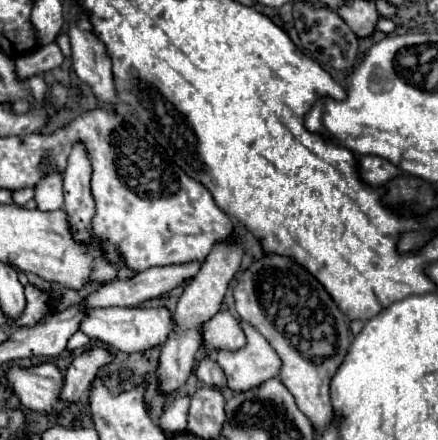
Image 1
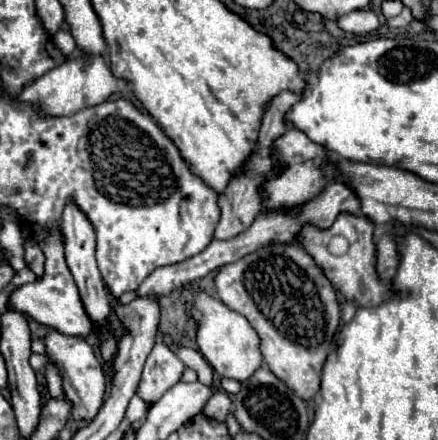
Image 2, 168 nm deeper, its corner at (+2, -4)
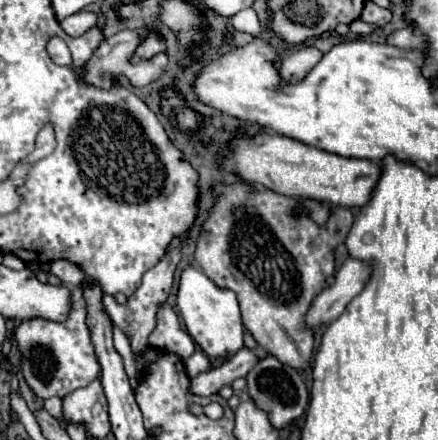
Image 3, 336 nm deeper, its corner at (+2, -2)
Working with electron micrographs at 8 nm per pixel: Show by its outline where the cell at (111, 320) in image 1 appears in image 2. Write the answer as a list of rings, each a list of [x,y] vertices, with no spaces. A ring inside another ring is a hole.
[[[36,229],[36,241],[44,241],[44,251],[50,251],[50,257],[46,259],[46,269],[44,269],[44,279],[38,279],[33,283],[20,285],[18,289],[14,289],[8,297],[8,303],[14,311],[24,313],[28,317],[32,317],[34,321],[48,325],[64,335],[90,335],[92,333],[92,321],[88,321],[88,315],[84,313],[84,305],[80,301],[76,283],[72,279],[72,273],[64,261],[64,245],[60,241],[60,237],[44,237],[44,233],[40,233],[40,229]]]

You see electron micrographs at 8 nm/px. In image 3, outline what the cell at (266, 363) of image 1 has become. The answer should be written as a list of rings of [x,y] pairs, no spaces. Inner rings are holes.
[[[196,265],[184,269],[176,305],[190,337],[210,359],[230,359],[232,355],[236,355],[236,351],[244,349],[244,325],[236,295],[228,289],[216,287],[216,283],[212,283],[202,271],[198,271]]]

